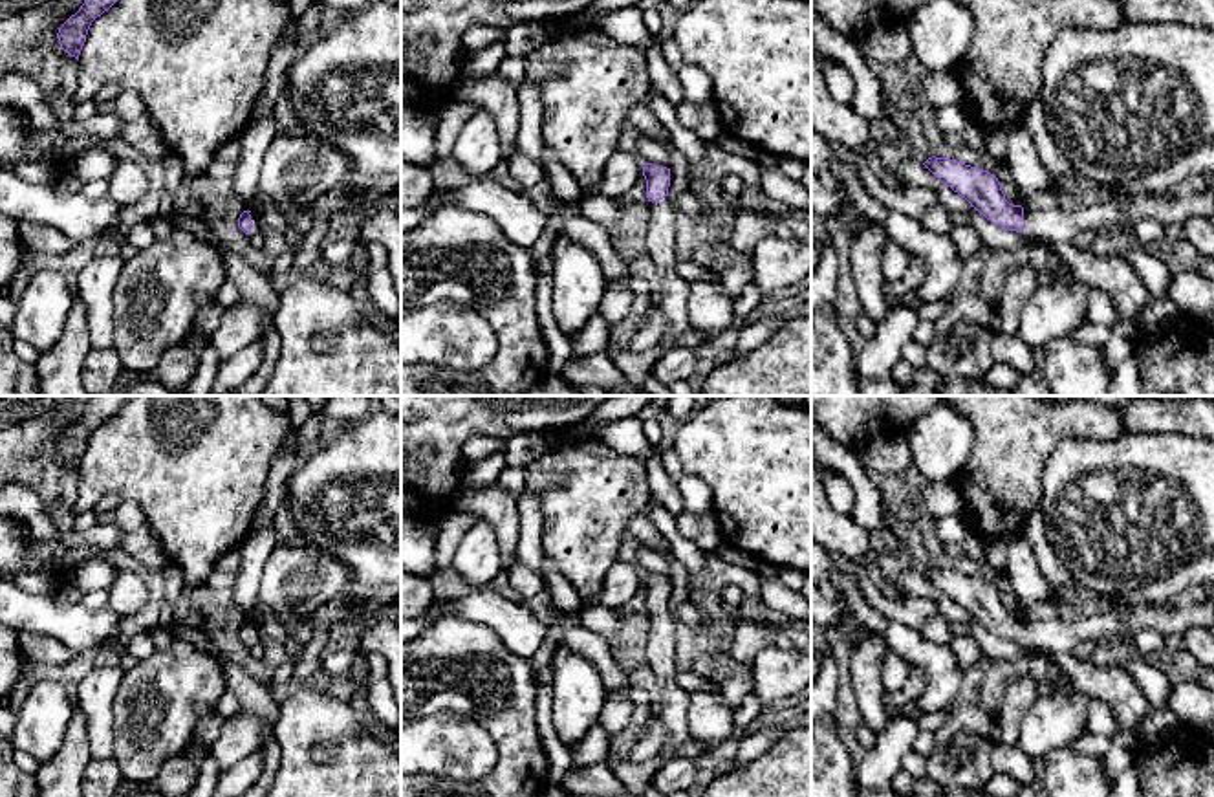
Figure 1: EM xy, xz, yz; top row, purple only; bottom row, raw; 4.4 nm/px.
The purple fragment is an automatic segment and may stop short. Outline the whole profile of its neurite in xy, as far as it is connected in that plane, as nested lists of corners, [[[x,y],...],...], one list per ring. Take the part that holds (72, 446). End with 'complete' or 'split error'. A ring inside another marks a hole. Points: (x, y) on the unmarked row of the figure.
[[[93,396],[81,420],[57,443],[60,458],[79,471],[92,432],[108,421],[134,396]]] | complete

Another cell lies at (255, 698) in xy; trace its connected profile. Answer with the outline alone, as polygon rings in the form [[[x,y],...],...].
[[[233,660],[223,665],[223,678],[227,689],[238,698],[242,713],[276,724],[280,716],[280,700],[271,687],[262,685]]]

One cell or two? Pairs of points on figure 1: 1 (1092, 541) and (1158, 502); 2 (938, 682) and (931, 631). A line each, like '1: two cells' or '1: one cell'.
1: one cell
2: two cells

